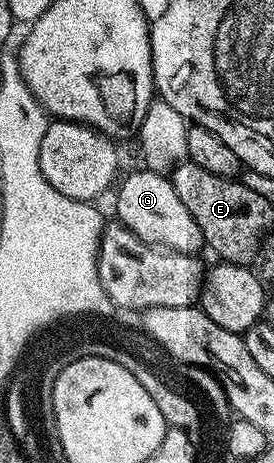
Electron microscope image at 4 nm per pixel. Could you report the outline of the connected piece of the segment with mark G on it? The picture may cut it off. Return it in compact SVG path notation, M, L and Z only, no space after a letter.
M141 167L138 173L133 173L121 185L117 193L117 217L116 220L127 226L139 239L143 239L146 245L151 245L171 253L188 253L190 255L200 254L205 245L203 235L199 231L199 223L191 219L191 211L183 207L179 195L175 195L175 187L172 180L163 174L153 173L152 170Z

